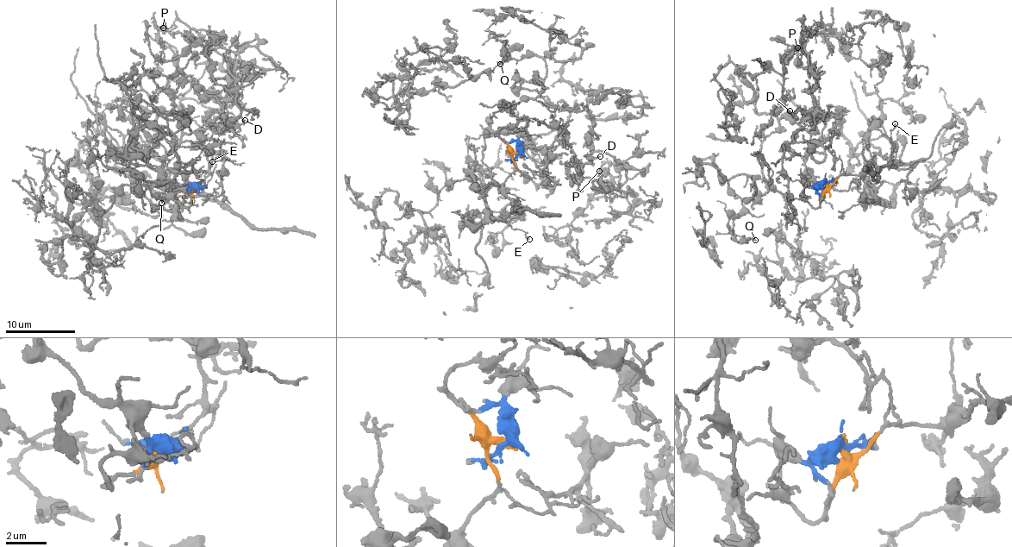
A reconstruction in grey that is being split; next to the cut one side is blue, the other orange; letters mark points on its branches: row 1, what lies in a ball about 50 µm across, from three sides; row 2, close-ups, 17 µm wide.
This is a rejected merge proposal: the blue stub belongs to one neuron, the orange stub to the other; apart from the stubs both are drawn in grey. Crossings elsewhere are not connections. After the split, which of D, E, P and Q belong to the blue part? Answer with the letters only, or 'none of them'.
D, P, Q

